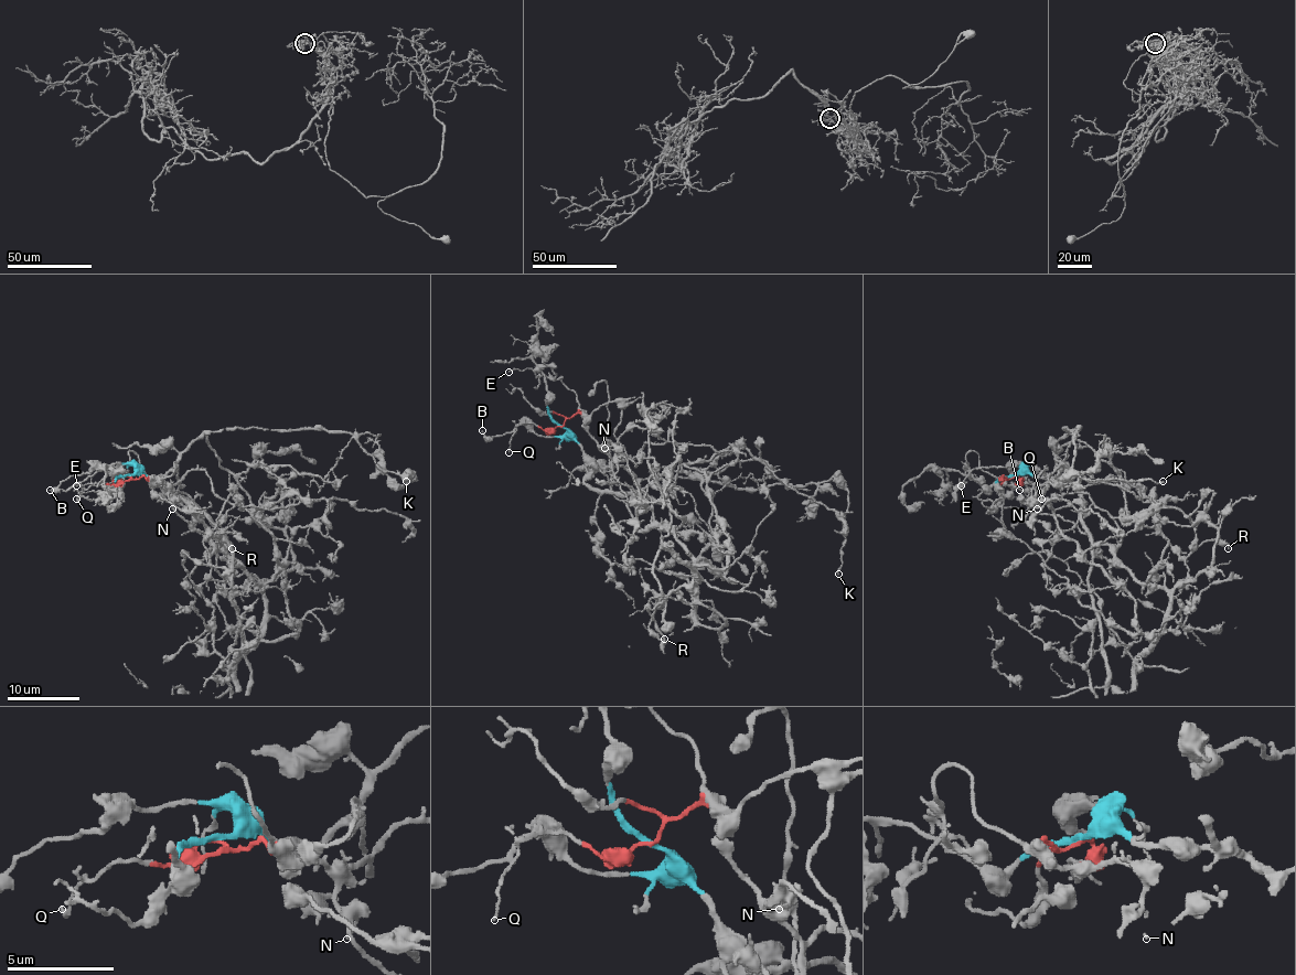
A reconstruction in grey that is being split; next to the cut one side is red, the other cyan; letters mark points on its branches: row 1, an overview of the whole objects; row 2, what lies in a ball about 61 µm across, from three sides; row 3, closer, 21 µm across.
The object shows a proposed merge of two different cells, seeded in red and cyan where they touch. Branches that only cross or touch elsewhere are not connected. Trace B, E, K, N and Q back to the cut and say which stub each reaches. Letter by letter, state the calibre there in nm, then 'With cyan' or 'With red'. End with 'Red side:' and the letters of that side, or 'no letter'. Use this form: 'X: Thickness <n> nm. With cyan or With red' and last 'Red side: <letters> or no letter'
B: Thickness 130 nm. With cyan
E: Thickness 150 nm. With red
K: Thickness 190 nm. With cyan
N: Thickness 100 nm. With red
Q: Thickness 110 nm. With red
Red side: E, N, Q

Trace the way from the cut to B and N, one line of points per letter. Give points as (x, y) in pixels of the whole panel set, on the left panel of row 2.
B: (128, 475), (134, 471), (130, 464), (108, 464), (68, 477), (50, 490)
N: (128, 477), (164, 484), (168, 496), (174, 502), (171, 510)

